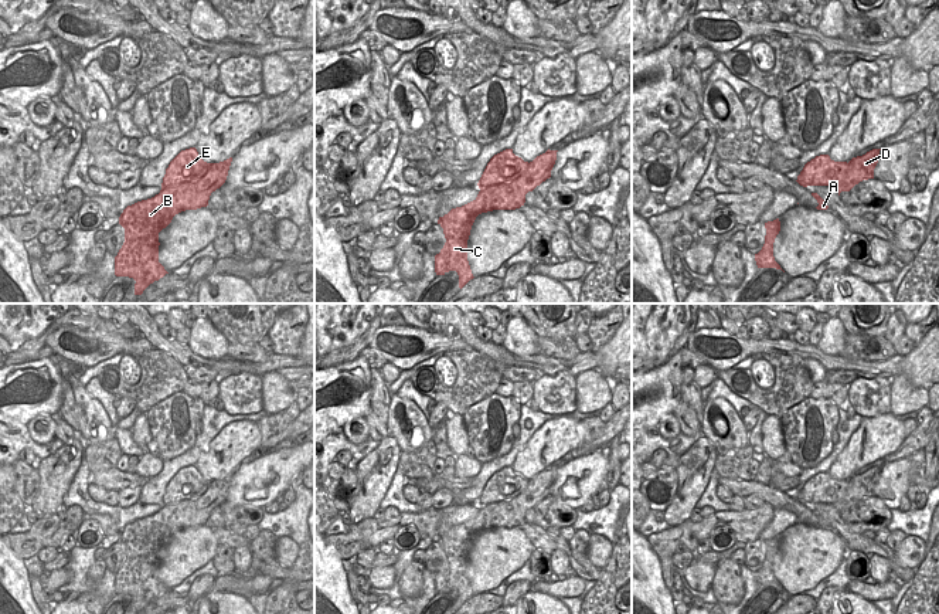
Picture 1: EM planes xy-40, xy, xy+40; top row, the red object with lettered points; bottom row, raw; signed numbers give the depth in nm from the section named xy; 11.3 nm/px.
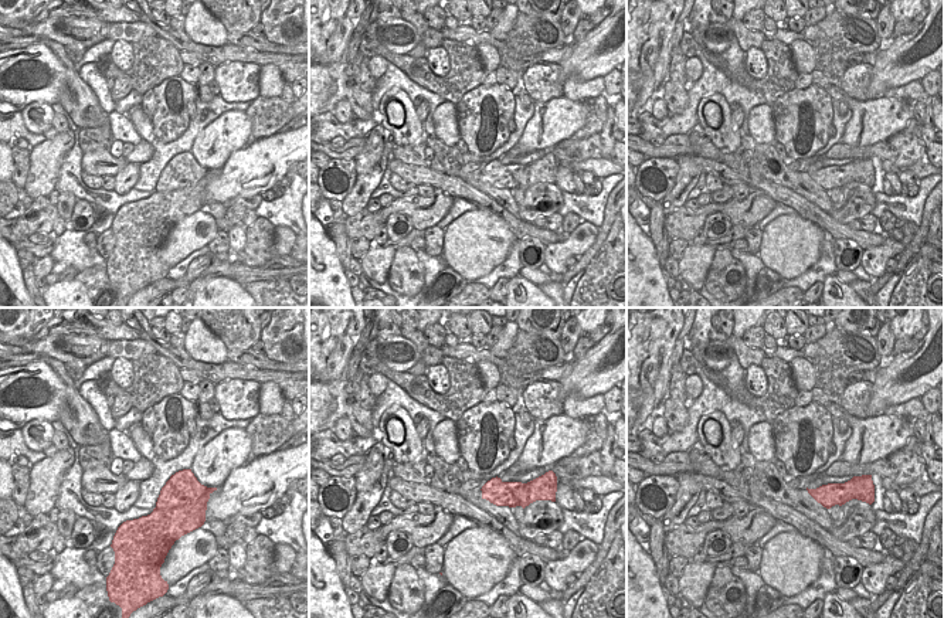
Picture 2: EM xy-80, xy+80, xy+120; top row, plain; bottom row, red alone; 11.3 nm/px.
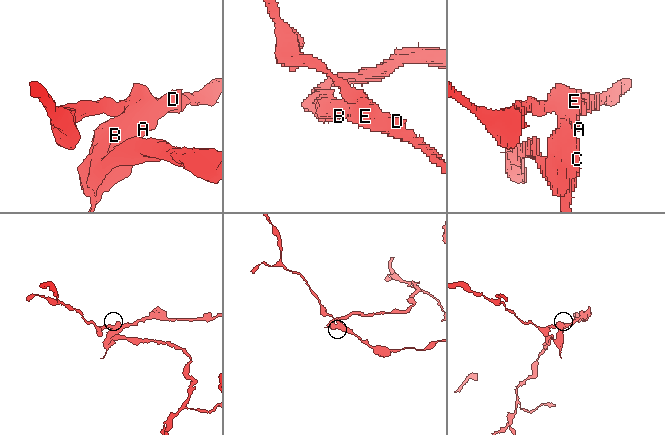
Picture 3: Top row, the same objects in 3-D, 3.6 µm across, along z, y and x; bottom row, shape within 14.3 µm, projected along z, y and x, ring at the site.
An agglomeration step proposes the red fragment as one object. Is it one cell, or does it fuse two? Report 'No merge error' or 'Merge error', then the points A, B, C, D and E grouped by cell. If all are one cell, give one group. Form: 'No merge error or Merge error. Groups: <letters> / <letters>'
Merge error. Groups: A B C D / E.

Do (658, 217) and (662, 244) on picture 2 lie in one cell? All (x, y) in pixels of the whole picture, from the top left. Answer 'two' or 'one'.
one

